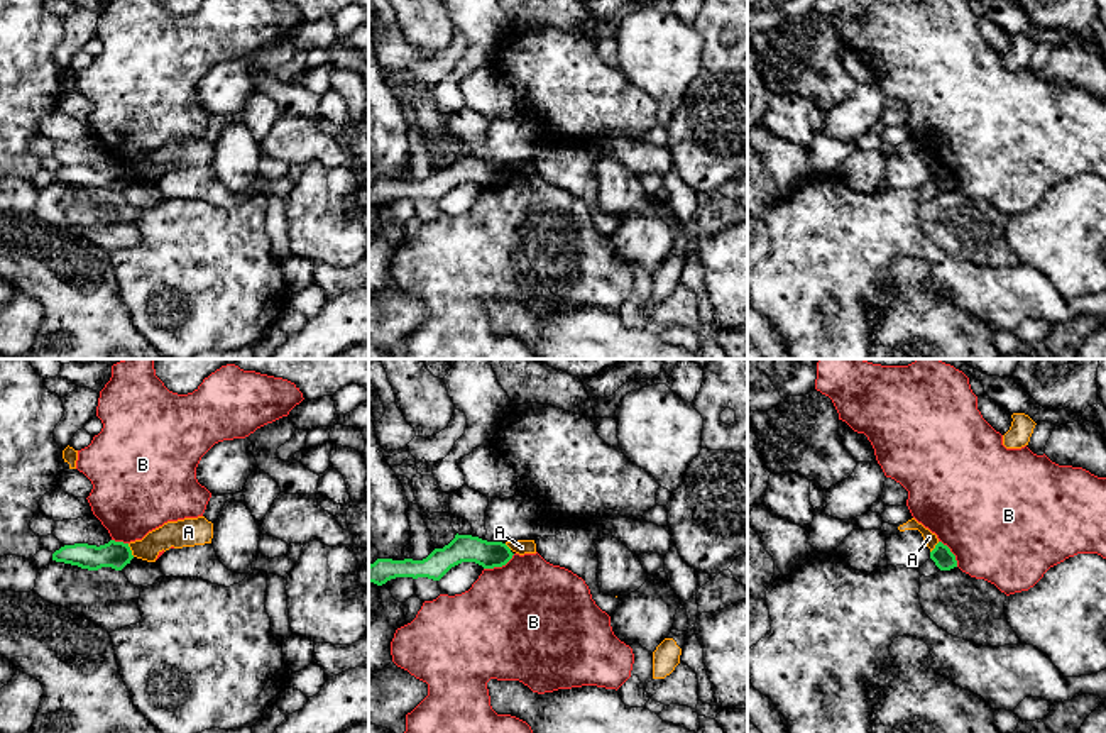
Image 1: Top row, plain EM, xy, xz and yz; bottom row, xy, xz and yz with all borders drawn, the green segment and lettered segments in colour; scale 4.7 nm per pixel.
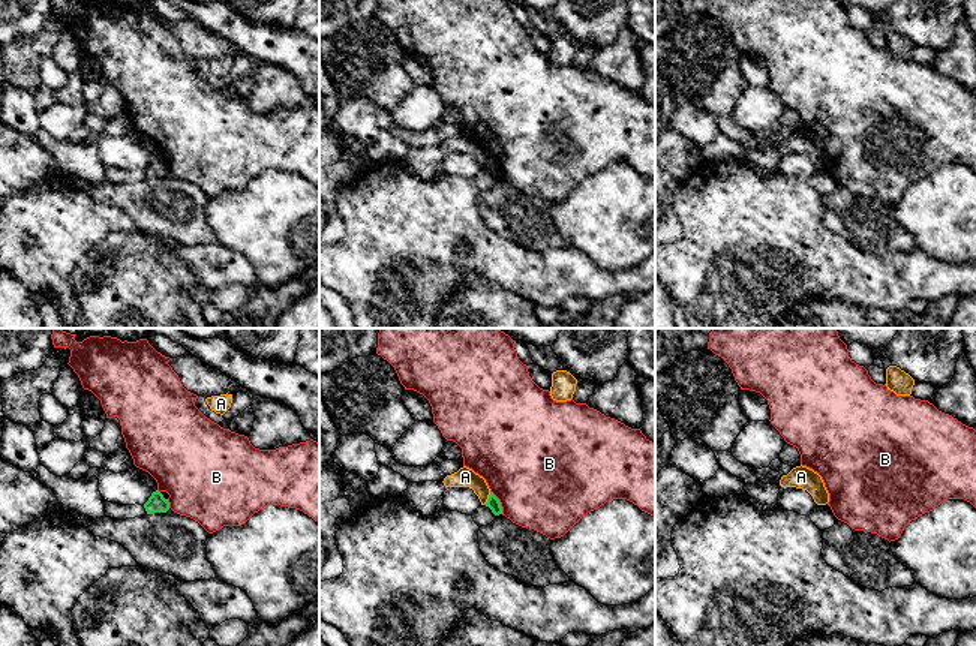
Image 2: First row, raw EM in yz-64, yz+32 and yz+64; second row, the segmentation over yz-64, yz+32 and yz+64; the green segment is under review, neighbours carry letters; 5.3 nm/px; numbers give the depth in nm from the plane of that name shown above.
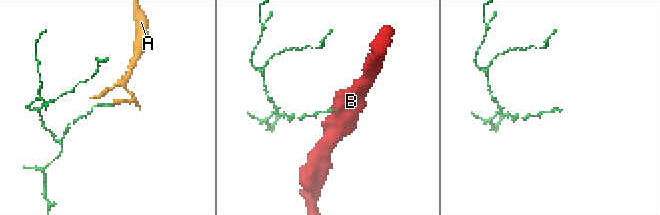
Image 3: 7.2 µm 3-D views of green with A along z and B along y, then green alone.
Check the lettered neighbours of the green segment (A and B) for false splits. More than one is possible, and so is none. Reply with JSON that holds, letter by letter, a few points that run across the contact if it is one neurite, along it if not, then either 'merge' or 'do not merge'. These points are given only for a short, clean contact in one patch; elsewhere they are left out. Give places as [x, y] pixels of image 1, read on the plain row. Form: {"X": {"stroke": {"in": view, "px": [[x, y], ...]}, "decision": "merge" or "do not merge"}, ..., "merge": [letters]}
{"A": {"stroke": {"in": "xy", "px": [[127, 165], [134, 176]]}, "decision": "do not merge"}, "B": {"stroke": {"in": "xz", "px": [[514, 175], [504, 185], [484, 190]]}, "decision": "do not merge"}, "merge": []}

